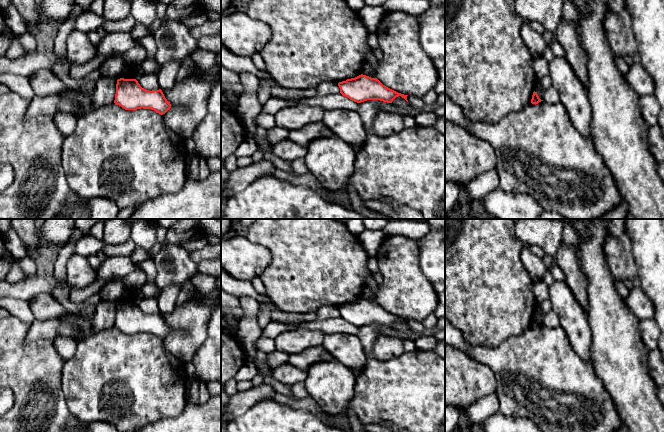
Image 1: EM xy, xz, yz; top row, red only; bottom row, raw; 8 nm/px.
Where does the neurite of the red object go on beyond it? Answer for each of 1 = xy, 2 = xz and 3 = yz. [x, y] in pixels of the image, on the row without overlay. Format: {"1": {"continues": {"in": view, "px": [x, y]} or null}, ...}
{"1": {"continues": null}, "2": {"continues": null}, "3": {"continues": null}}

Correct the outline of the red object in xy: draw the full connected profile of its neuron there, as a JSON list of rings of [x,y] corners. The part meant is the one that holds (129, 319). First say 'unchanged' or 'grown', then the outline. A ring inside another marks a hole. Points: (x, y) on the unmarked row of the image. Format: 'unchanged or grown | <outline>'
unchanged | [[[136,303],[117,304],[114,327],[125,334],[151,333],[161,339],[171,332],[161,313],[146,314]]]

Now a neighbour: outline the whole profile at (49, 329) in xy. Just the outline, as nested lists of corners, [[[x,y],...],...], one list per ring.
[[[52,318],[45,321],[34,320],[30,325],[26,341],[48,339],[54,341],[57,336],[66,336],[79,340],[79,330],[76,325]]]

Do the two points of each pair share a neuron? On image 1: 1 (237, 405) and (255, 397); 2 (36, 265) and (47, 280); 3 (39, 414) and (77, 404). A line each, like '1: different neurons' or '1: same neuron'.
1: same neuron
2: different neurons
3: different neurons

